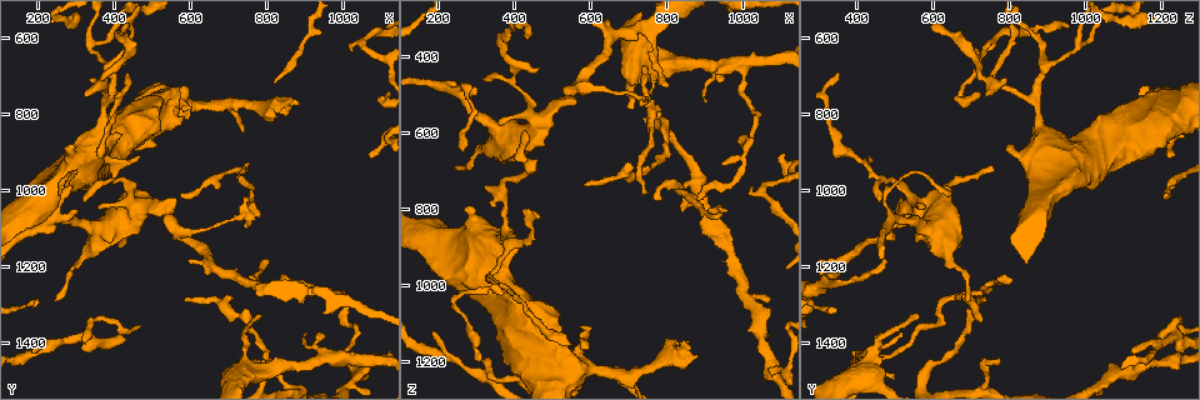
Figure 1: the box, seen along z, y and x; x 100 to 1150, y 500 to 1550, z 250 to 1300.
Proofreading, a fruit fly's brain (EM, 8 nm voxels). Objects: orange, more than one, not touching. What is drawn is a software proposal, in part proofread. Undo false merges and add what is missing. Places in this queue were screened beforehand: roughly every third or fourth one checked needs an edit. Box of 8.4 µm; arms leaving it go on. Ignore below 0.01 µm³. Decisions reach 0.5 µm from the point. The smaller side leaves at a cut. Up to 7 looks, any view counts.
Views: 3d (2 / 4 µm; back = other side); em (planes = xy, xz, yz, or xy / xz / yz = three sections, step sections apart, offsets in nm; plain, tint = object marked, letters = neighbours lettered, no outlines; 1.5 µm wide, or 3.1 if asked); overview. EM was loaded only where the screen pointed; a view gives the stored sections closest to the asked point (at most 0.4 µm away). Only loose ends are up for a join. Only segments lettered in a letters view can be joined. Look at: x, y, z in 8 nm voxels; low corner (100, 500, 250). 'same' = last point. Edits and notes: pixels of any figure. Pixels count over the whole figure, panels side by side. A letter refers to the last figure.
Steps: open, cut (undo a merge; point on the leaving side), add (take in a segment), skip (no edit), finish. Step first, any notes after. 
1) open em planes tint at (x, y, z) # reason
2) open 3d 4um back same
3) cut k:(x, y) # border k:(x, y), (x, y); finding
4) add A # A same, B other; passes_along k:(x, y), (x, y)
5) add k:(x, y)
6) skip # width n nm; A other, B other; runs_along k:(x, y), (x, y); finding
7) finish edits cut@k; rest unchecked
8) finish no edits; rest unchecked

open 3d 4um at (390, 680, 895) # three-way junction

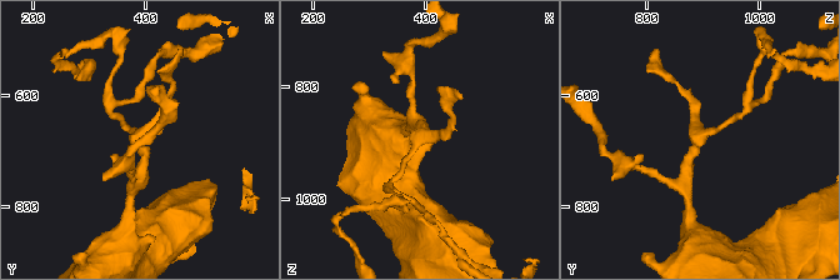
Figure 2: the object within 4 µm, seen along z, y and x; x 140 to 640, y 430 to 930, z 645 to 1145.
open em planes letters at (385, 680, 885) # arms 3

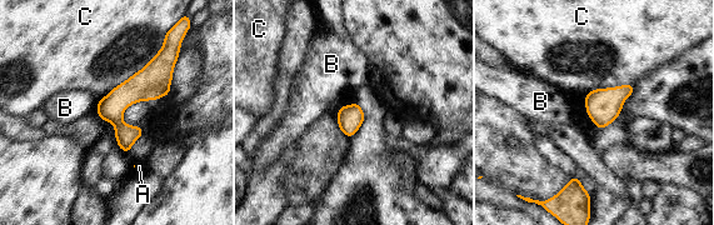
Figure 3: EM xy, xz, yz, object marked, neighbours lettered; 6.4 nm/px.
skip # width 160 nm; A other, B other, C other; border 3:(164, 40), (143, 68), (98, 101); one neuron here

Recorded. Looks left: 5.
open 3d 4um at (280, 875, 795) # stops while still wide

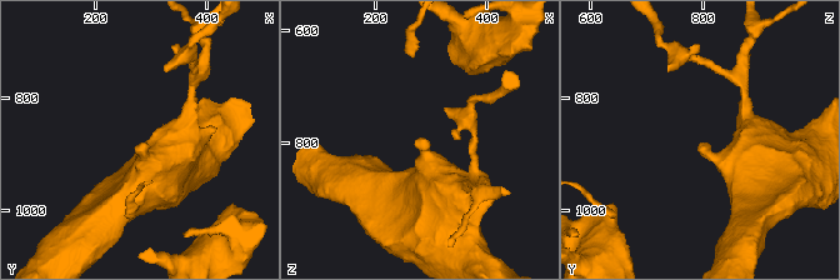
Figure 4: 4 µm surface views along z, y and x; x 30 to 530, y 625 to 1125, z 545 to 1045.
open em planes letters at (280, 885, 795)

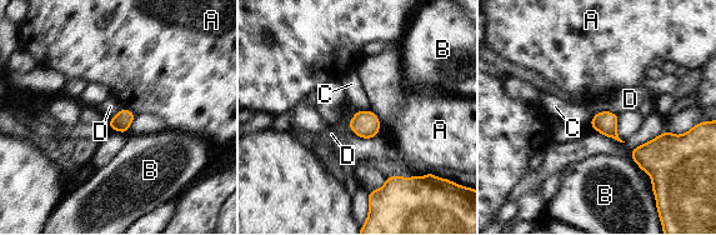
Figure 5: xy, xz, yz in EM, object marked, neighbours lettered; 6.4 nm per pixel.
skip # A other, B other, C other, D other; border 5:(617, 114), (599, 111), (591, 118); none of them fits

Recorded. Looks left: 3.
open em planes letters at (745, 945, 760) # branch stops here

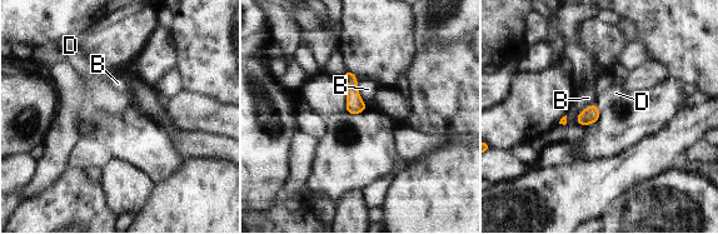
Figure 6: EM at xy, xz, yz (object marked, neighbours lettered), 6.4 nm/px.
add D # width 110 nm; B other, D same; it goes on there

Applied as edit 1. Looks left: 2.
finish edits add@6; rest unchecked

